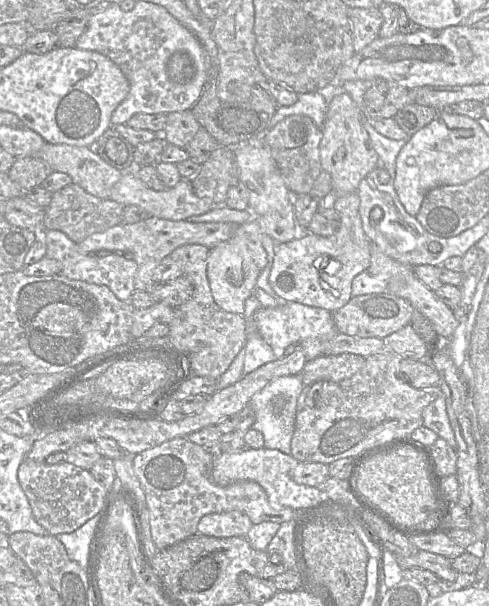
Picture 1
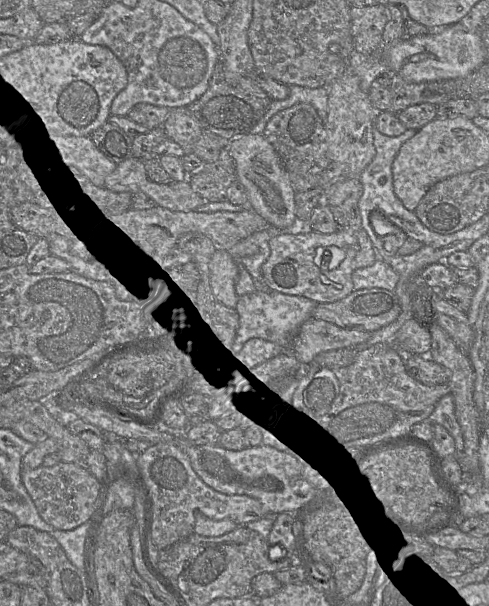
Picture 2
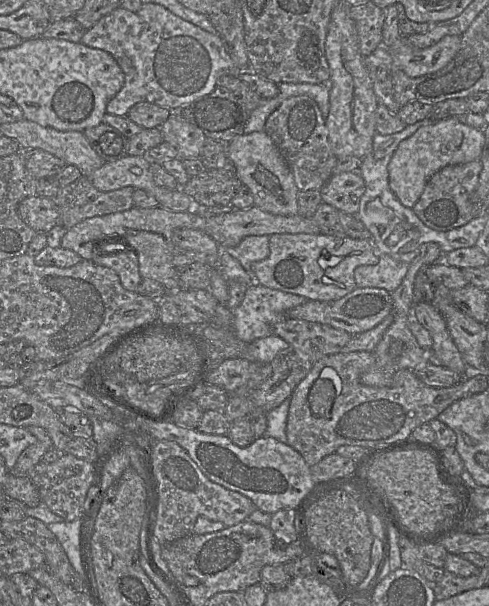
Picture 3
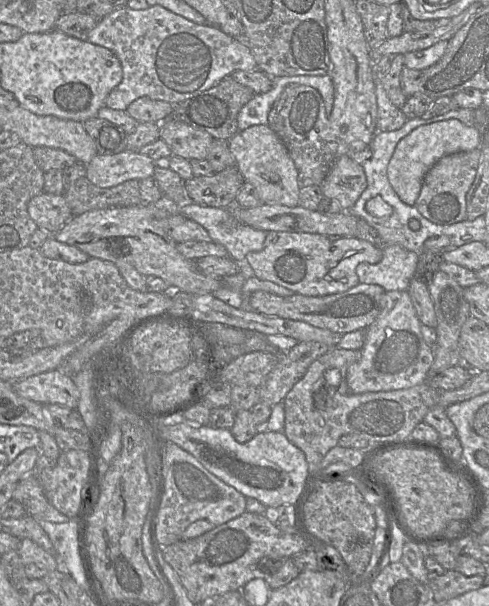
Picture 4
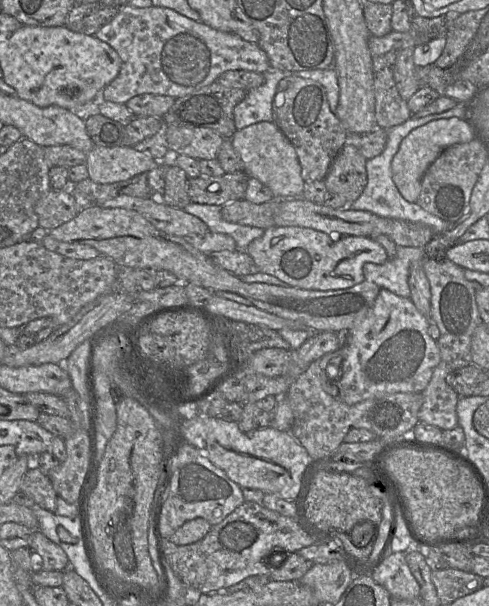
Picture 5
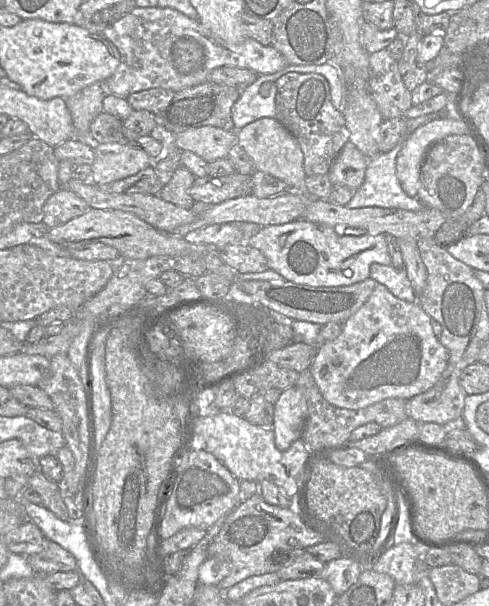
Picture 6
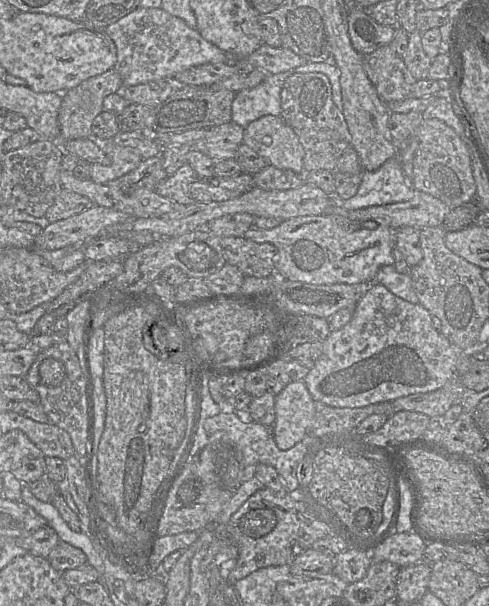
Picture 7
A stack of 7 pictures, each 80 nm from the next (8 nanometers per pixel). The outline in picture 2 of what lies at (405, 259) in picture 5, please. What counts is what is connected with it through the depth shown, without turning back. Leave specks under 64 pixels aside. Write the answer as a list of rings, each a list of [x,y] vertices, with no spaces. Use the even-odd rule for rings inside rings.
[[[382,259],[369,267],[360,268],[353,272],[354,290],[379,288],[394,292],[399,281],[399,275]]]

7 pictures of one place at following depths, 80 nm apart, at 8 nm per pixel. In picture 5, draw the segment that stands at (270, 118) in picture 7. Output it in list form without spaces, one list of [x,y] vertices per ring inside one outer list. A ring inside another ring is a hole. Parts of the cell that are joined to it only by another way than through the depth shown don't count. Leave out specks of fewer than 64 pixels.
[[[262,121],[237,130],[231,143],[244,164],[249,178],[256,178],[271,189],[274,199],[301,198],[304,180],[296,150],[280,128],[272,121]]]

